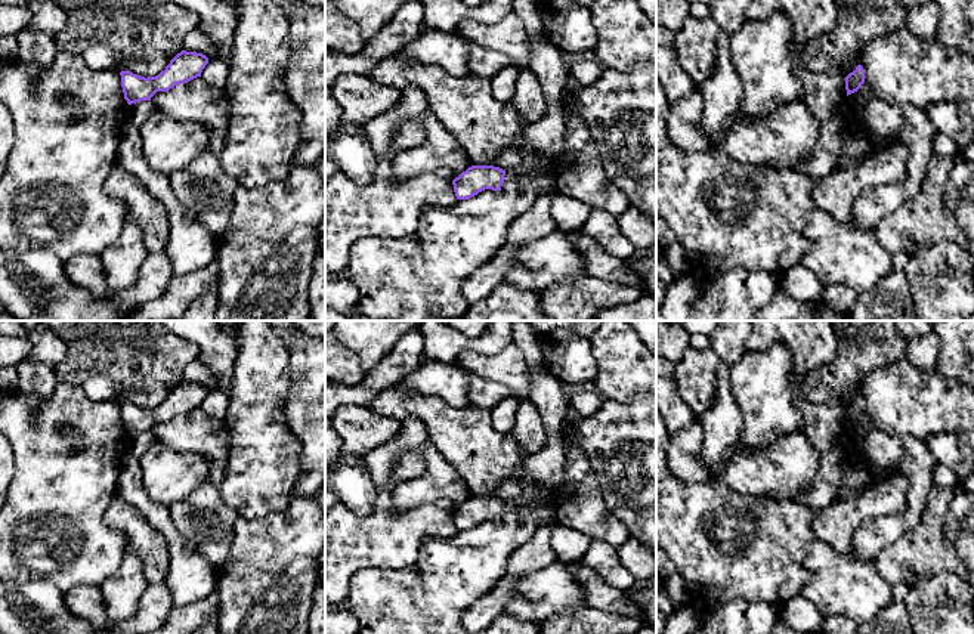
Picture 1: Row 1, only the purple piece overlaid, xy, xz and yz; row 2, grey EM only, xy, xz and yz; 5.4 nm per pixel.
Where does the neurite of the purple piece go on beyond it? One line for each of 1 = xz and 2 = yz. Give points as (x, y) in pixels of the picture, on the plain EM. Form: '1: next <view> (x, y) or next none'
1: next none
2: next none

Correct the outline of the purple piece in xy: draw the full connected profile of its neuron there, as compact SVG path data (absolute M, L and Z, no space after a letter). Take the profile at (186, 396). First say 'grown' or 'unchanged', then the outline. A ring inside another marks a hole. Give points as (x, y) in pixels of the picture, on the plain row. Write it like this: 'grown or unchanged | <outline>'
unchanged | M182 381L155 408L140 408L130 402L121 402L121 418L129 436L151 432L157 423L168 423L176 415L188 414L201 408L208 389L202 384Z

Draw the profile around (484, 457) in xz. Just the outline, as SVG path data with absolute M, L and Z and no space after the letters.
M395 387L377 393L368 406L390 420L403 421L406 417L417 417L426 426L432 443L463 476L473 497L488 497L501 482L511 480L514 467L520 461L519 445L510 434L494 429L489 409L474 405L455 408L440 398Z

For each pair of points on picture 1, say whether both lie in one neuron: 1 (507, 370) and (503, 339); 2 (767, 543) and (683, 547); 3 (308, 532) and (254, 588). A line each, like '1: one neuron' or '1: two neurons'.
1: two neurons
2: one neuron
3: one neuron

